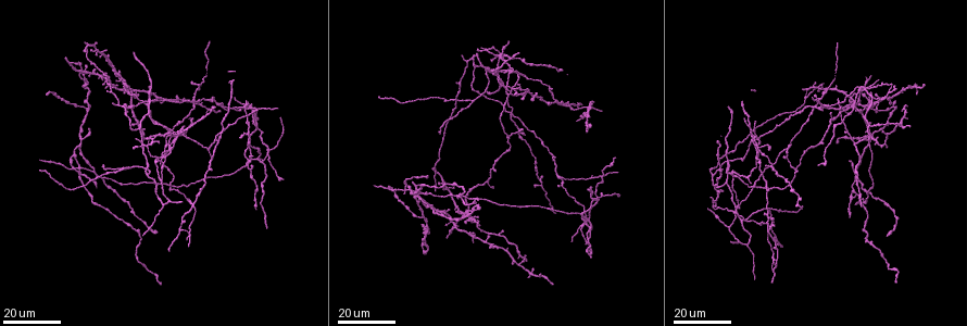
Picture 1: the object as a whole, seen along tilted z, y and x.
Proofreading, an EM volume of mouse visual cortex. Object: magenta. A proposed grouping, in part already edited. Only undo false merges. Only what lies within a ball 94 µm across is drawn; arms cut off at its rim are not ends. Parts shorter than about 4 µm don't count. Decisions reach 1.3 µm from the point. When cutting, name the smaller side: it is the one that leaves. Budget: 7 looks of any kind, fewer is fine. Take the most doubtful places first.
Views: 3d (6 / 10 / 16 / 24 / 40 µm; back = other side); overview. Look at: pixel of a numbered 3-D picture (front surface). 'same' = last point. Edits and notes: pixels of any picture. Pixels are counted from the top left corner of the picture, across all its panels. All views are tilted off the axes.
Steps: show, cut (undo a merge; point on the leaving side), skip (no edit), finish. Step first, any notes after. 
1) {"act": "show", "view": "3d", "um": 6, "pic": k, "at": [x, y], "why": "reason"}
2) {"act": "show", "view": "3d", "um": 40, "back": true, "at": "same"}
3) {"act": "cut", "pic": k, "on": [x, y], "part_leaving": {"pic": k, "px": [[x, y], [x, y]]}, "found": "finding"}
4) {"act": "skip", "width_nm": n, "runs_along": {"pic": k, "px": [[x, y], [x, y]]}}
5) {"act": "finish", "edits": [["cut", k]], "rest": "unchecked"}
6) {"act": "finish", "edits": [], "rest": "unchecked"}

{"act": "show", "view": "3d", "um": 16, "pic": 1, "at": [796, 168], "why": "four arms meet"}

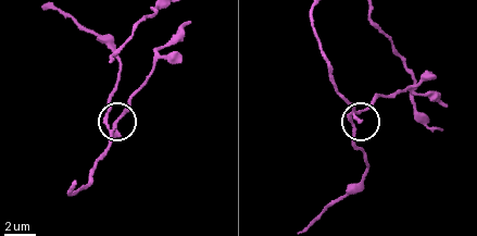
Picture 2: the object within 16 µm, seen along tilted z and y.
{"act": "show", "view": "3d", "um": 10, "pic": 2, "at": [111, 125]}

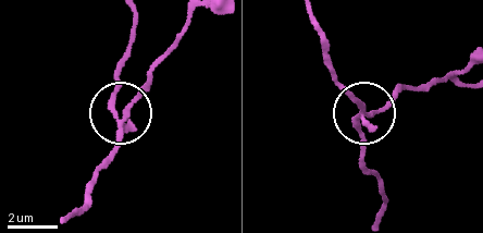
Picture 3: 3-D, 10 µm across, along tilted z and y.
{"act": "show", "view": "3d", "um": 10, "back": true, "pic": 3, "at": [123, 112], "why": "other side"}

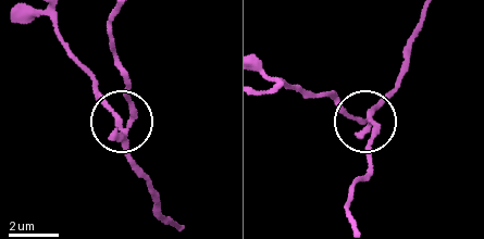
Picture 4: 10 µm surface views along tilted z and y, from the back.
{"act": "cut", "pic": 4, "on": [104, 103], "width_nm": 200, "part_leaving": {"pic": 4, "px": [[123, 131], [66, 46], [54, 17]]}, "found": "a second cell is stuck on"}

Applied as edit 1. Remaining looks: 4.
{"act": "show", "view": "3d", "um": 16, "pic": 1, "at": [220, 134], "why": "arms part here"}

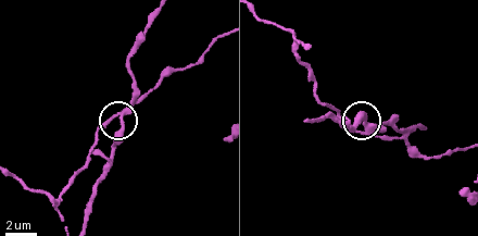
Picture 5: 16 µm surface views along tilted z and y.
{"act": "show", "view": "3d", "um": 6, "pic": 5, "at": [366, 125]}

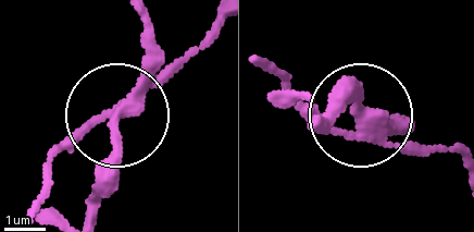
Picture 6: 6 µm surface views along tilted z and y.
{"act": "cut", "pic": 6, "on": [152, 46], "arms": 3, "part_leaving": {"pic": 6, "px": [[125, 102], [87, 219]]}, "found": "two cells meet here"}

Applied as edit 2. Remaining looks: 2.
{"act": "finish", "edits": [["cut", 4], ["cut", 6]], "rest": "unchecked"}

